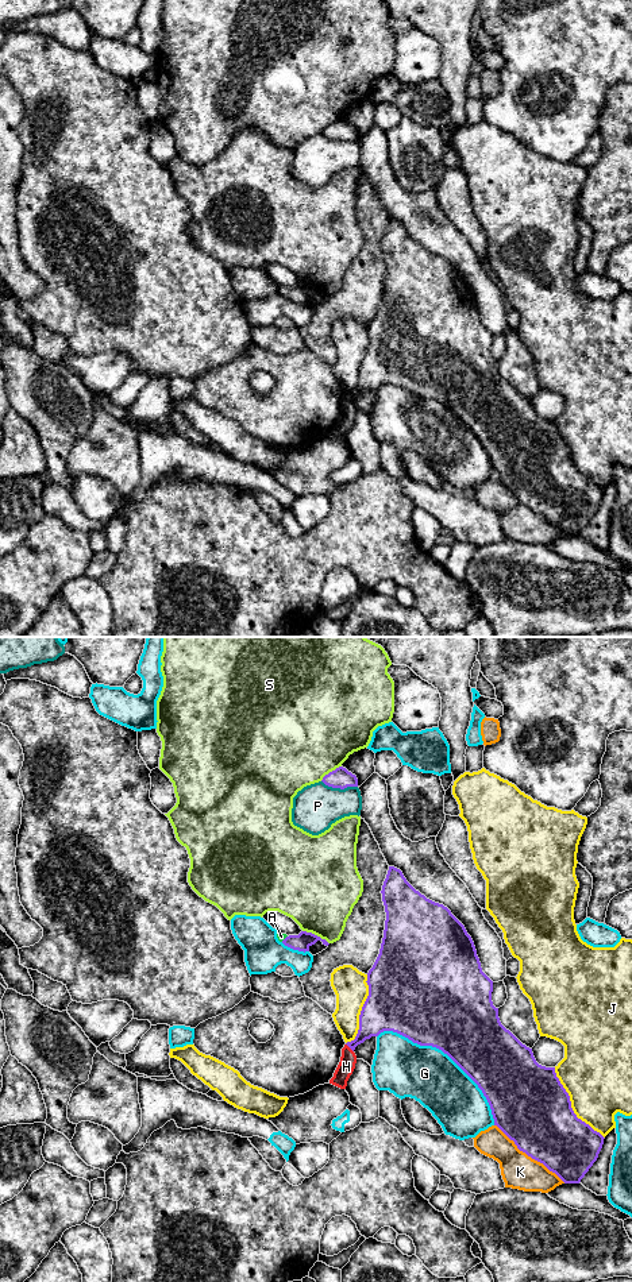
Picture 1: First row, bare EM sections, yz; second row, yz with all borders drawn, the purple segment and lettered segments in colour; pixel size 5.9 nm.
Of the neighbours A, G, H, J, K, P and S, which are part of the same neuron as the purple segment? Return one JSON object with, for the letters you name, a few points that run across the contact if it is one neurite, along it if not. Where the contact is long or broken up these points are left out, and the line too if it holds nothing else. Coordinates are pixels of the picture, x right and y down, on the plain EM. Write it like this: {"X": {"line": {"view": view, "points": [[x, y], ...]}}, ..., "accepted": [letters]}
{"A": {"line": {"view": "yz", "points": [[301, 294], [285, 290], [281, 289]]}}, "accepted": ["A"]}

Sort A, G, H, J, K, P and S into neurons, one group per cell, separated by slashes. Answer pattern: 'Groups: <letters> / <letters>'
Groups: A / G H / J / K / P / S

